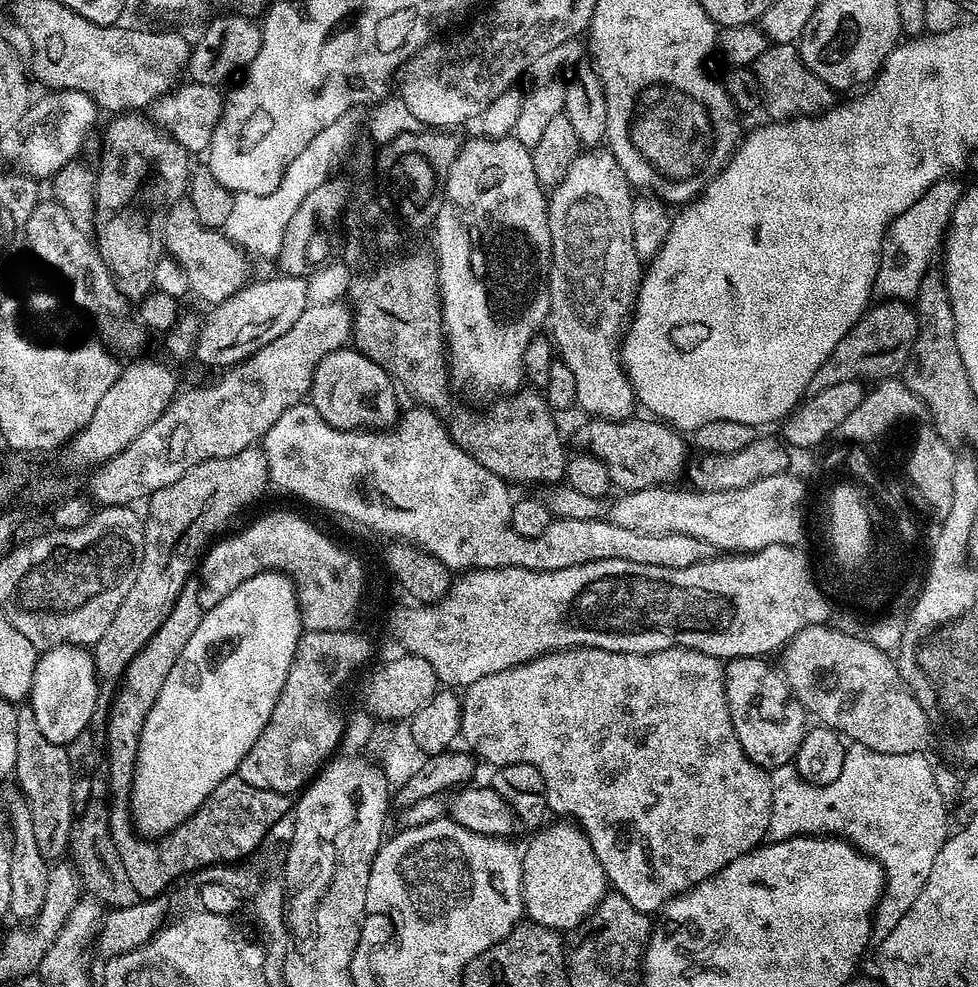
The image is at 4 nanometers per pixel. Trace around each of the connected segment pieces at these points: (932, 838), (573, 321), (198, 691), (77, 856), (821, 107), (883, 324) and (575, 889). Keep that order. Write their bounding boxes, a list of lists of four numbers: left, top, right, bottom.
[[767,743,950,946],[546,150,642,420],[128,570,302,838],[67,798,125,909],[750,43,837,122],[807,299,920,393],[522,818,609,930]]

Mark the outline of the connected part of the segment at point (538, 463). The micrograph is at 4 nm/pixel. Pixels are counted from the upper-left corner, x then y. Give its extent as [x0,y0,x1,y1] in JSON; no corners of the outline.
[450,390,566,486]

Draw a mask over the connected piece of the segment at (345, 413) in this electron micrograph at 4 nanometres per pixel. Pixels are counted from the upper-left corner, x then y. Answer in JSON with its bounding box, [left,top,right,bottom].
[310,347,402,430]

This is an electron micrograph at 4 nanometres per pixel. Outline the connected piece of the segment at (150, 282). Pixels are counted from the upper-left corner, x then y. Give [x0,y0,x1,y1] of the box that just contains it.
[94,114,190,302]

